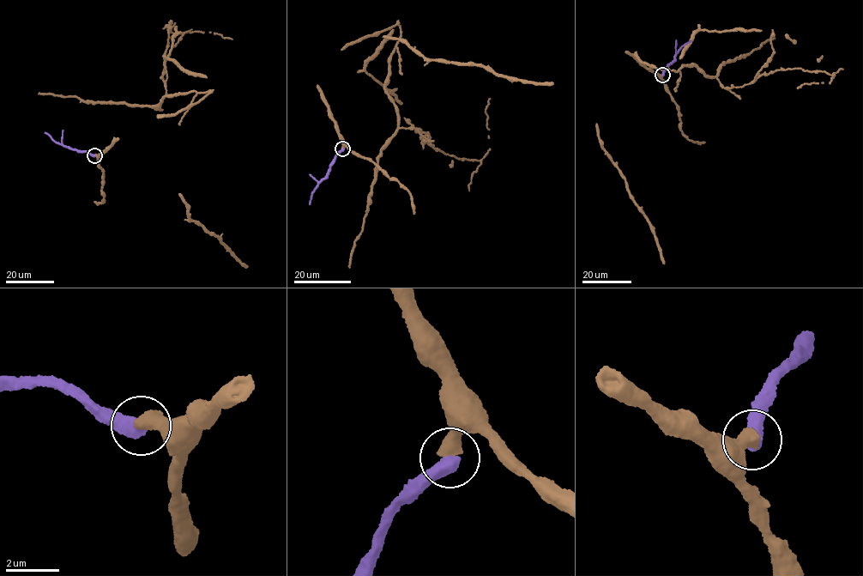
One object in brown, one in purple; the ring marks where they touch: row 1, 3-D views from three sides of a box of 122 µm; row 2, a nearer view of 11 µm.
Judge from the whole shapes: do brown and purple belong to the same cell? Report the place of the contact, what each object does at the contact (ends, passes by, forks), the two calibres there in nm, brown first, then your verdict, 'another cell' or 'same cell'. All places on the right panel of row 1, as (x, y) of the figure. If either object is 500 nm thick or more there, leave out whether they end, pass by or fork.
place (662, 75); calibres 550 and 550 nm; another cell

